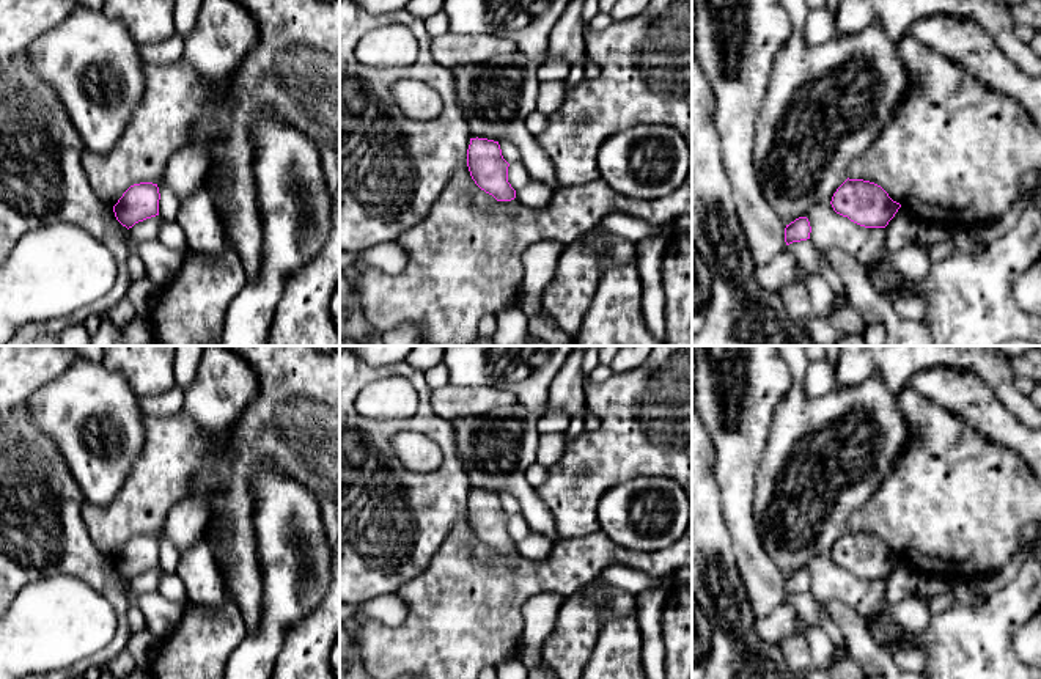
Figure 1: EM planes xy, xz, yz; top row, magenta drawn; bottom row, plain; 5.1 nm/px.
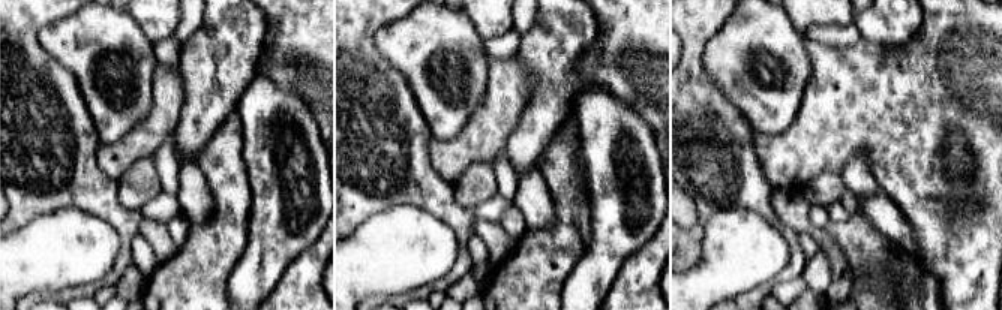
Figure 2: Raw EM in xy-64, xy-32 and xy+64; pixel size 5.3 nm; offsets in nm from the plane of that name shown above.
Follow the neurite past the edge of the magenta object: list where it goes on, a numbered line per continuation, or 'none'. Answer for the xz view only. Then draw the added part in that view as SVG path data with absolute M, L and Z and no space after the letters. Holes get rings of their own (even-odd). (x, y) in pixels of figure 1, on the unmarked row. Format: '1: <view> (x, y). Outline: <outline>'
none

